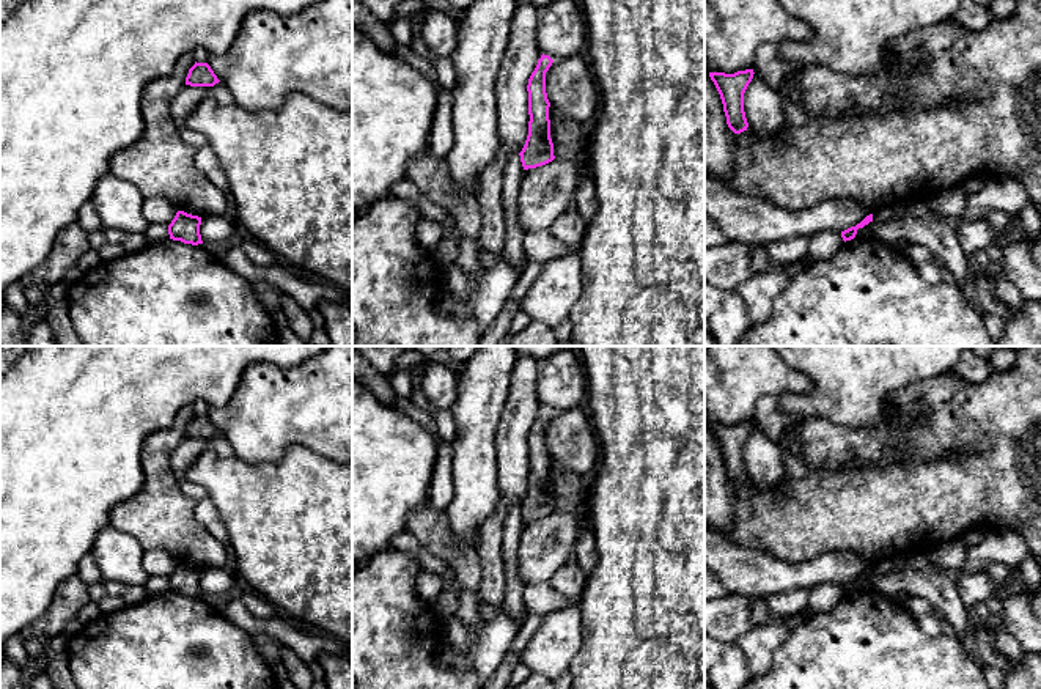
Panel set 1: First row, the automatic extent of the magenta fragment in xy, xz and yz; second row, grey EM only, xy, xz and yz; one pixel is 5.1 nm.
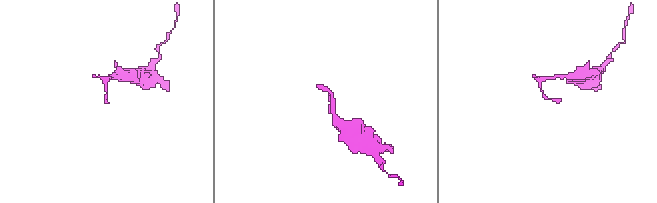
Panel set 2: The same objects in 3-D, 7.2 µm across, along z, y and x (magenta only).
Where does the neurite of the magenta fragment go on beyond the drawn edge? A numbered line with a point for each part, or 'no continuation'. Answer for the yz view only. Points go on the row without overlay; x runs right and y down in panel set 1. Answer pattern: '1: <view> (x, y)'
no continuation

